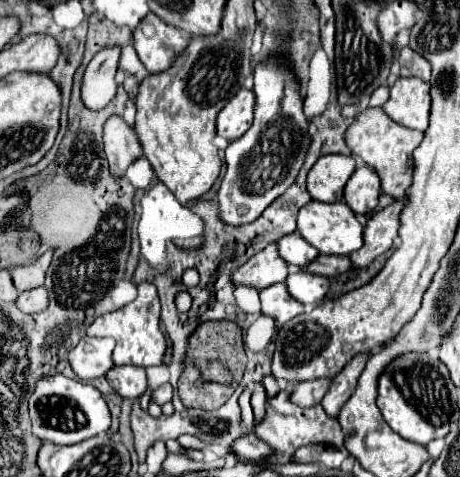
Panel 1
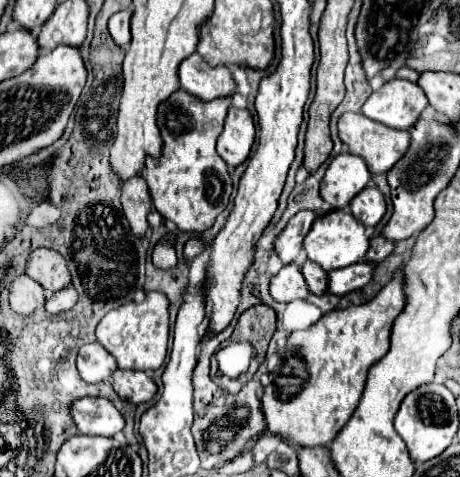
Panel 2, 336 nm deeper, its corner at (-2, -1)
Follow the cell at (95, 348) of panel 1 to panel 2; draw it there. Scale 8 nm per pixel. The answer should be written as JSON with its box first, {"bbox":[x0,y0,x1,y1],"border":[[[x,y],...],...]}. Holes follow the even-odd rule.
{"bbox":[77,342,117,384],"border":[[[91,342],[79,348],[77,370],[85,382],[97,384],[107,380],[117,370],[117,362],[101,344]]]}

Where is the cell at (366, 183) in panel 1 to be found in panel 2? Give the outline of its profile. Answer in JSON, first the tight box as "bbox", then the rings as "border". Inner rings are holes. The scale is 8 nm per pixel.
{"bbox":[349,188,385,226],"border":[[[365,188],[349,204],[351,214],[365,226],[375,226],[385,214],[385,198],[377,188]]]}

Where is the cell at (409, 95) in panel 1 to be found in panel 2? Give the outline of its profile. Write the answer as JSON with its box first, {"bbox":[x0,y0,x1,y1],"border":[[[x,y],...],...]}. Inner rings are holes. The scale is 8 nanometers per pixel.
{"bbox":[363,78,425,130],"border":[[[393,78],[369,96],[363,104],[363,114],[389,128],[409,130],[425,106],[425,92],[417,84]]]}

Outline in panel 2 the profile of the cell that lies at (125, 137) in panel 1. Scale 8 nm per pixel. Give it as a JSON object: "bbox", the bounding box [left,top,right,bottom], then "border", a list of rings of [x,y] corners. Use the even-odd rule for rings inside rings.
{"bbox":[121,176,151,236],"border":[[[133,176],[123,182],[121,204],[123,204],[125,216],[131,224],[131,230],[137,236],[143,236],[149,228],[147,214],[151,212],[151,196],[149,196],[149,188],[147,188],[143,176]]]}

